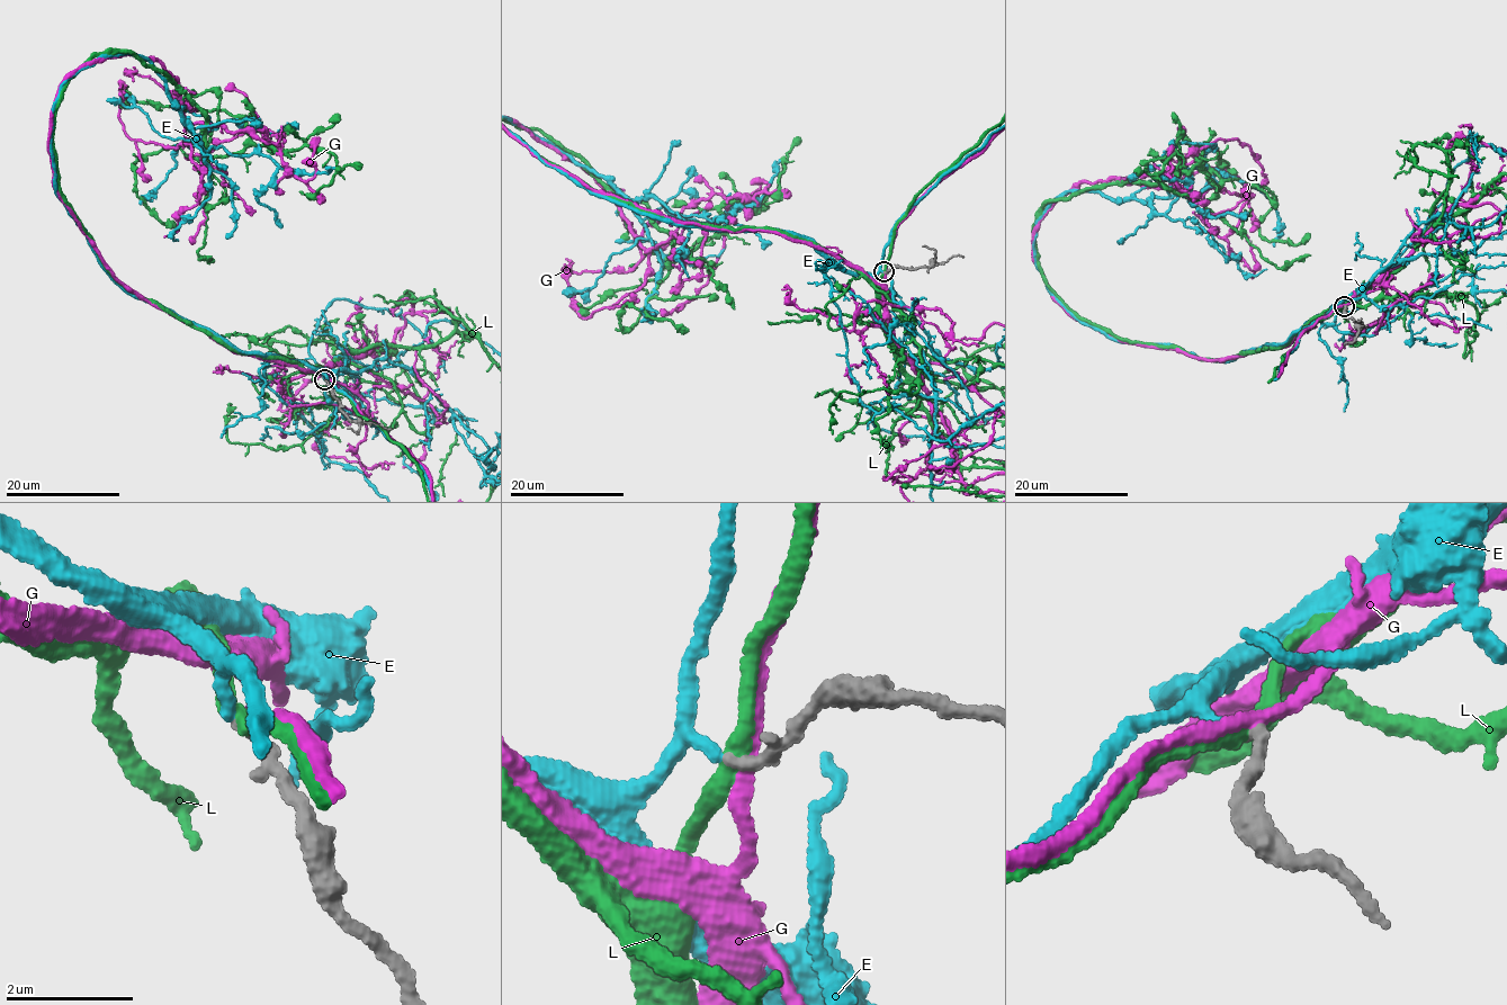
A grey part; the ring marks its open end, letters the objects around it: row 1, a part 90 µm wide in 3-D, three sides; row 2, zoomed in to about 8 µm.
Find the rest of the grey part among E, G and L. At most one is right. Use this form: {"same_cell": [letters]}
{"same_cell": ["E"]}

